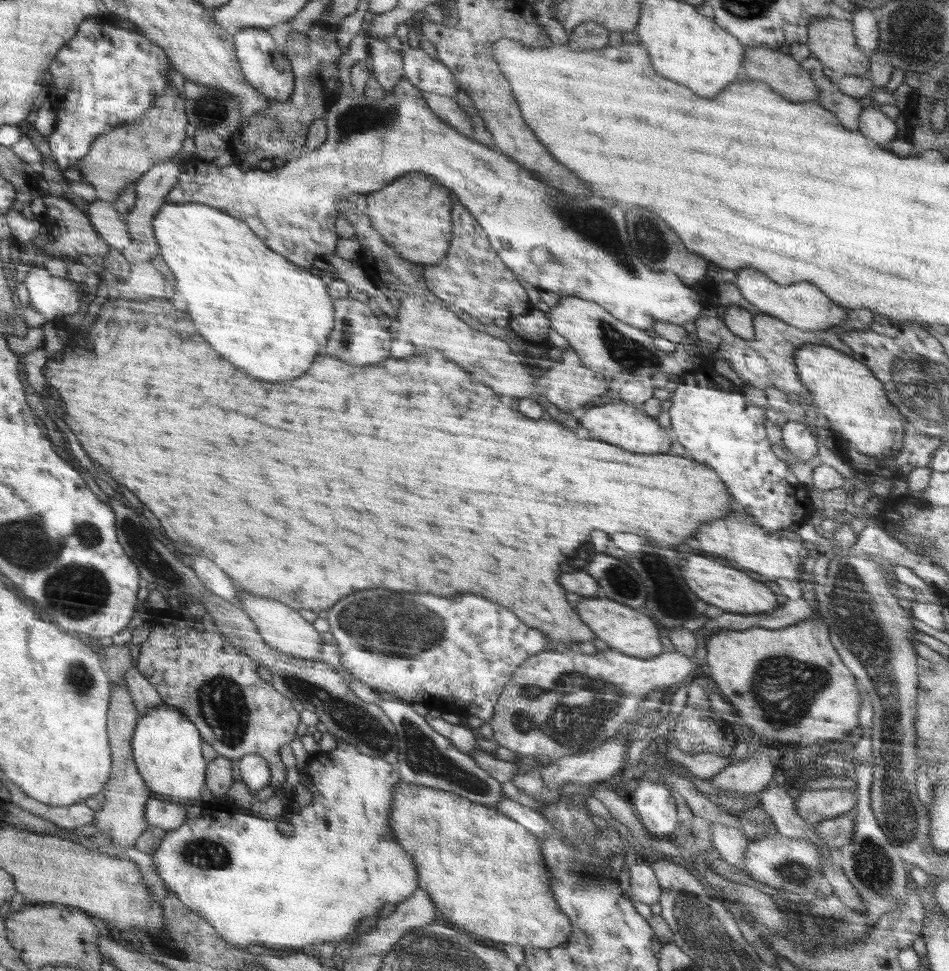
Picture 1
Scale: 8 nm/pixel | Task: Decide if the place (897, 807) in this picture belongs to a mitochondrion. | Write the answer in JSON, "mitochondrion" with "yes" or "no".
{"mitochondrion":"yes"}

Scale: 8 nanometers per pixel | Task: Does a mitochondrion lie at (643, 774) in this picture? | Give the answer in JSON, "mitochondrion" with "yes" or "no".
{"mitochondrion":"no"}

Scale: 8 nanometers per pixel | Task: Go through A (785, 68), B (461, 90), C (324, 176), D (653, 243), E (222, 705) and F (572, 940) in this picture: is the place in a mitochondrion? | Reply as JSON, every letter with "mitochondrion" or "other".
{"A":"other","B":"other","C":"other","D":"mitochondrion","E":"mitochondrion","F":"other"}

